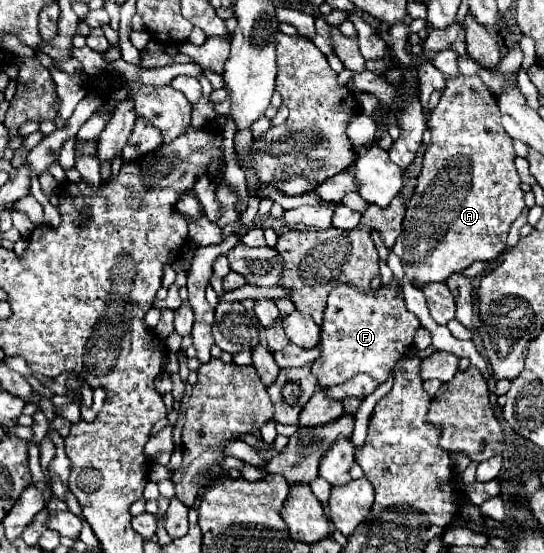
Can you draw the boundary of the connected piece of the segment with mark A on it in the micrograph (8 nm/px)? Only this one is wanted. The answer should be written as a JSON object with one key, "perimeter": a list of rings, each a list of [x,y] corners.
{"perimeter":[[[455,77],[455,79],[447,79],[447,87],[441,95],[441,101],[439,105],[435,107],[435,111],[431,113],[431,121],[429,121],[429,129],[431,129],[431,141],[429,141],[429,147],[427,147],[427,153],[423,157],[423,169],[421,169],[421,175],[419,175],[419,183],[415,187],[415,193],[413,197],[409,199],[407,203],[407,211],[405,211],[405,217],[403,217],[403,233],[401,237],[395,241],[393,245],[393,253],[397,253],[401,257],[401,263],[405,267],[405,275],[409,279],[415,281],[415,287],[419,289],[423,283],[431,283],[431,281],[445,281],[449,279],[449,275],[457,273],[457,271],[463,271],[467,269],[471,263],[475,261],[495,261],[503,251],[505,251],[505,241],[507,241],[507,233],[509,233],[509,227],[511,227],[511,221],[515,221],[515,217],[521,213],[521,209],[525,207],[525,201],[523,201],[523,191],[519,189],[519,175],[515,171],[515,149],[513,149],[513,139],[505,133],[503,125],[501,125],[501,111],[497,109],[497,101],[495,97],[487,91],[487,87],[481,83],[479,77]]]}

